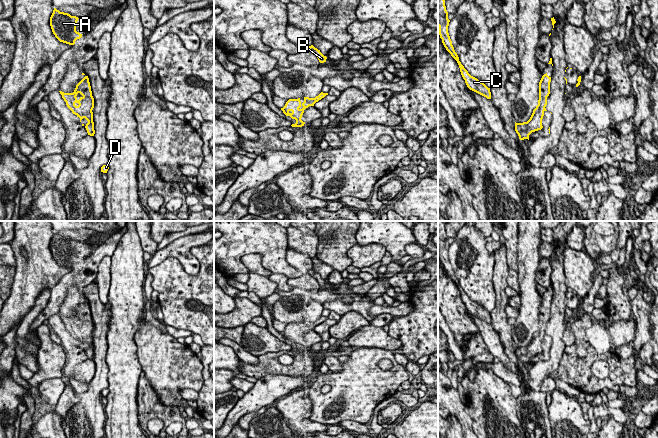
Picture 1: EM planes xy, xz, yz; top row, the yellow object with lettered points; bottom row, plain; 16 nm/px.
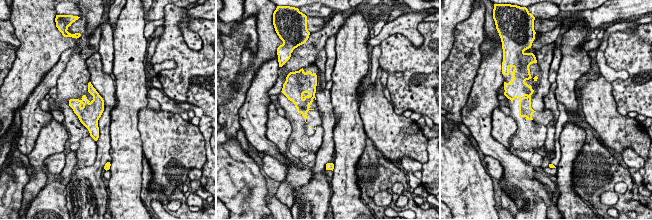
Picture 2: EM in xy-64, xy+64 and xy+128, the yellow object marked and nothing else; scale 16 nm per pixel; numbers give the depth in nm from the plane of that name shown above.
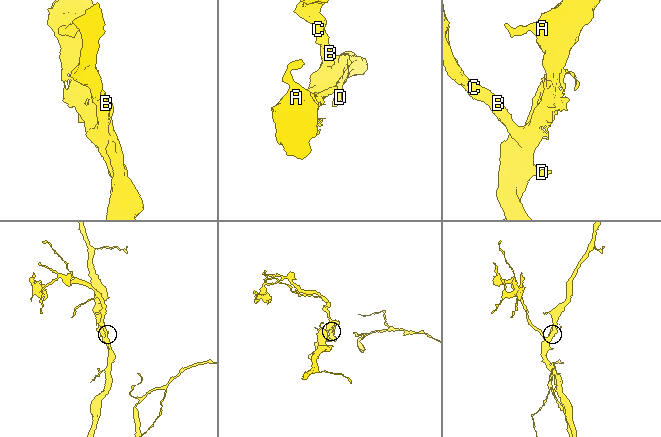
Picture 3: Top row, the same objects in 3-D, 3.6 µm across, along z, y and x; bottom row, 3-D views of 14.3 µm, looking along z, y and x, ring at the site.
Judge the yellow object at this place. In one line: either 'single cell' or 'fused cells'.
single cell

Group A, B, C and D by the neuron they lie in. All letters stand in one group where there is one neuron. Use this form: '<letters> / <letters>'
A B C D

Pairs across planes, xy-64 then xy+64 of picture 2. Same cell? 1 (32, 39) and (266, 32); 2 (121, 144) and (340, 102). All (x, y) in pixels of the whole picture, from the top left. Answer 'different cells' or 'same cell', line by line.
1: same cell
2: same cell

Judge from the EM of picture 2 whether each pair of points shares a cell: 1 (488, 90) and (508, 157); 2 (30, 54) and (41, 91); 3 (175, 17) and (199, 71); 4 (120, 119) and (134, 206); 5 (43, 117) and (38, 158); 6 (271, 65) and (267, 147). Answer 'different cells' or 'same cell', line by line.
1: same cell
2: different cells
3: same cell
4: same cell
5: different cells
6: same cell

